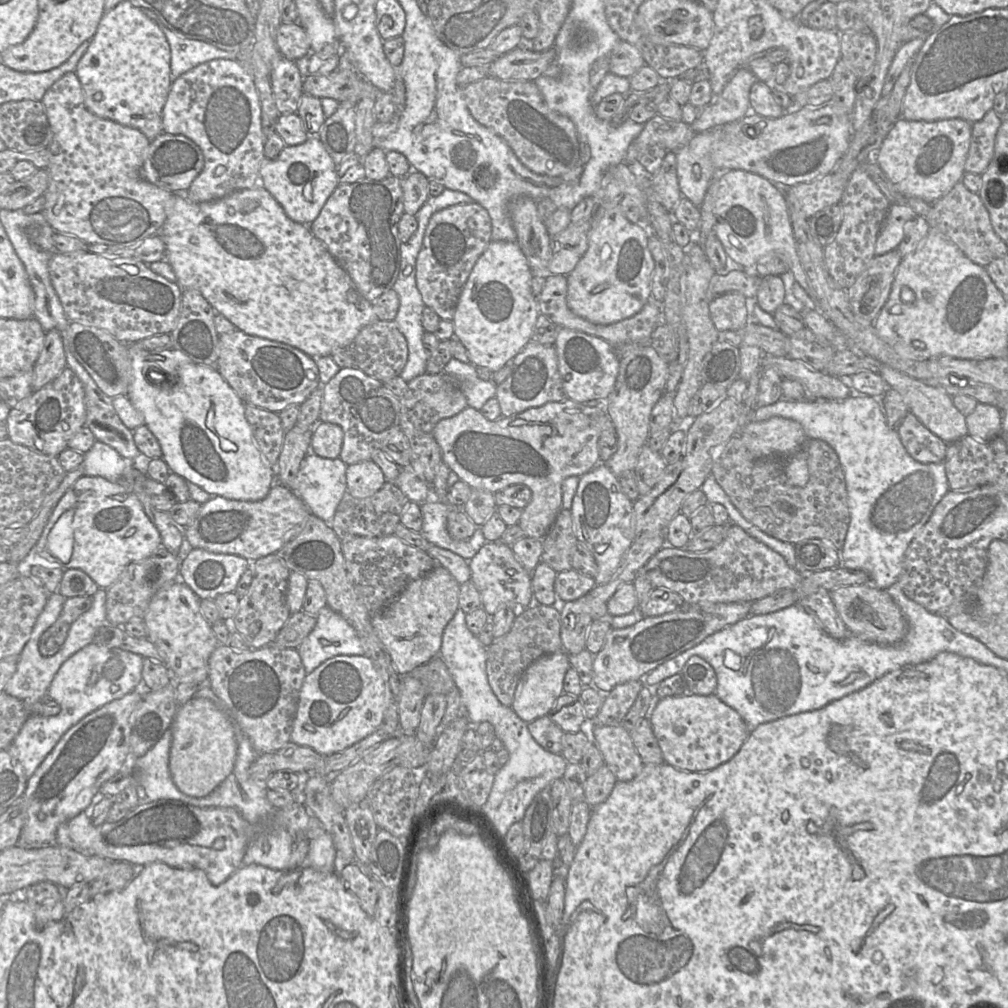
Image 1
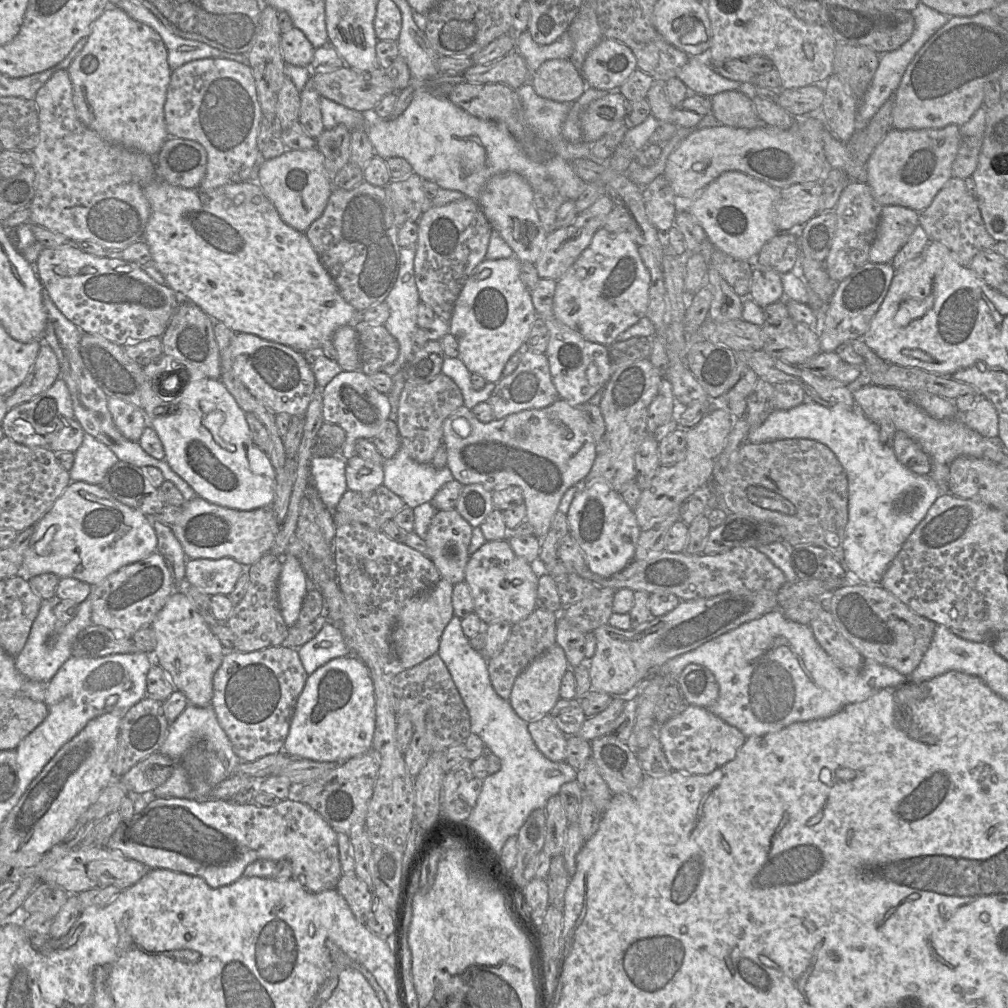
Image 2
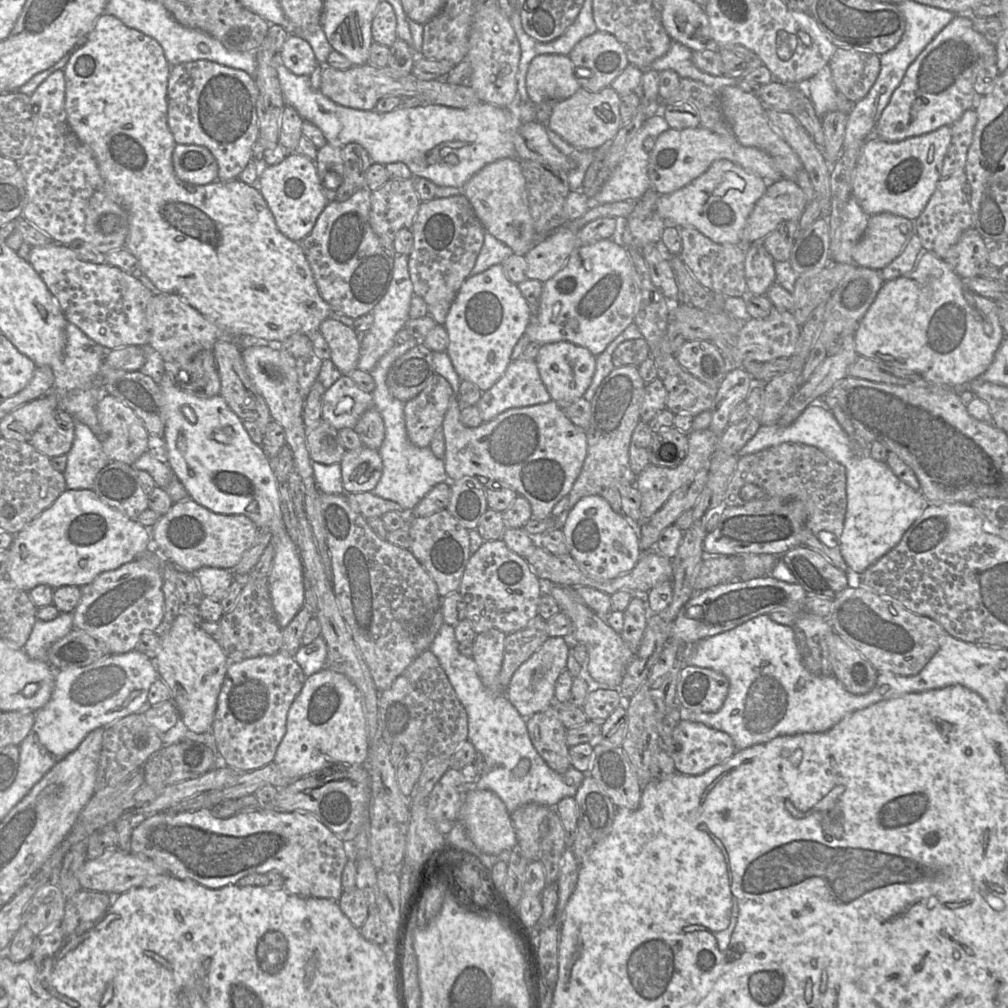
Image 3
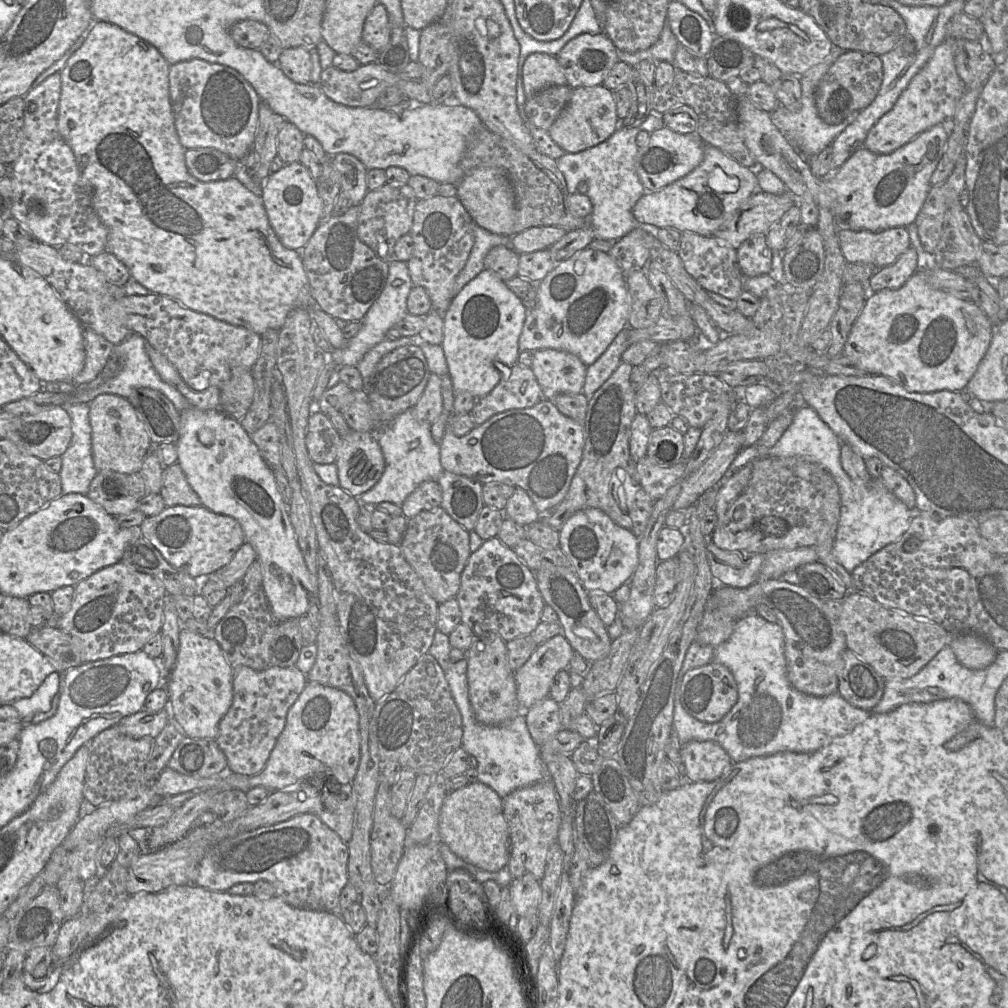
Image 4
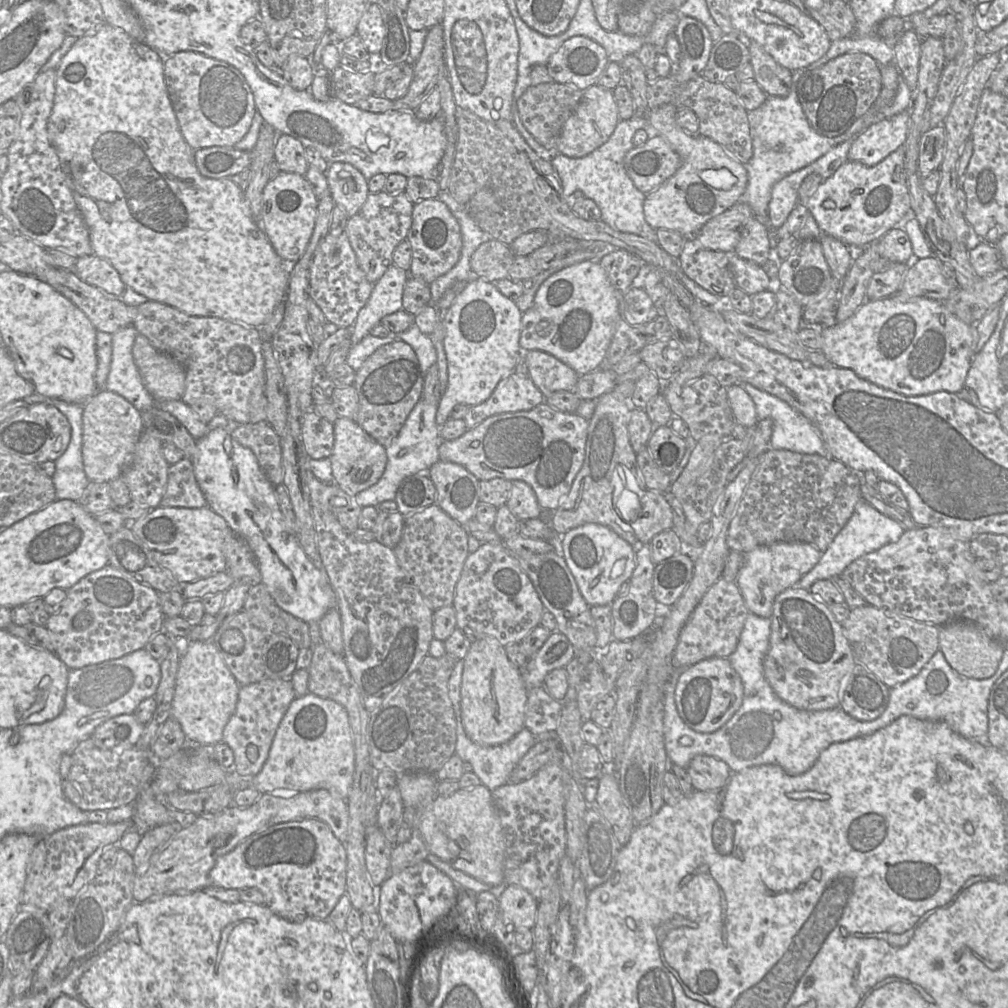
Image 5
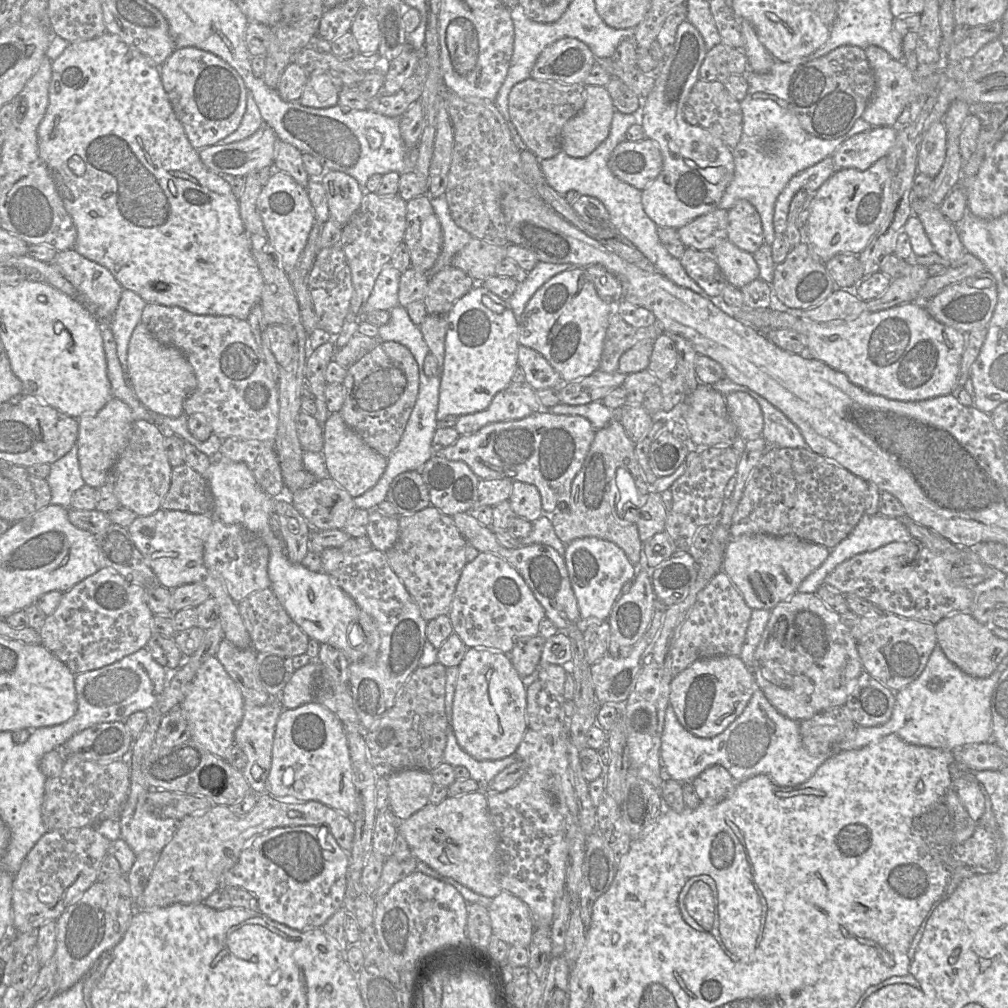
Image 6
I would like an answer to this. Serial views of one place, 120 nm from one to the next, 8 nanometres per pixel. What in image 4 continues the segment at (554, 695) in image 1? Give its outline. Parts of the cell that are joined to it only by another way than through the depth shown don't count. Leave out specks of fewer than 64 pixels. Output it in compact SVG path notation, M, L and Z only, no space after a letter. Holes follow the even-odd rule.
M563 634L556 635L537 646L530 658L515 672L517 700L522 710L528 710L540 700L550 697L555 675L568 669L574 649Z

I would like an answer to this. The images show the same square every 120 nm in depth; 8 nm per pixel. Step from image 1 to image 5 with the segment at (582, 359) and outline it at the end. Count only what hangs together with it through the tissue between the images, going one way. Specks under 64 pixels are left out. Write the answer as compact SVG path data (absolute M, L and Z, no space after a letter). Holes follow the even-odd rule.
M540 350L525 352L529 377L546 397L556 391L574 391L579 375L553 355Z

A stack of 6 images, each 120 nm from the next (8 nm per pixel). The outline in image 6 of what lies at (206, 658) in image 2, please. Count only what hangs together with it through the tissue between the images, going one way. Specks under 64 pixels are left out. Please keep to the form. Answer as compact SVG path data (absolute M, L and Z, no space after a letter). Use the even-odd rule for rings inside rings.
M216 656L210 657L198 669L181 703L187 714L190 739L228 761L228 749L235 744L234 733L242 721L244 705L241 692L221 662Z

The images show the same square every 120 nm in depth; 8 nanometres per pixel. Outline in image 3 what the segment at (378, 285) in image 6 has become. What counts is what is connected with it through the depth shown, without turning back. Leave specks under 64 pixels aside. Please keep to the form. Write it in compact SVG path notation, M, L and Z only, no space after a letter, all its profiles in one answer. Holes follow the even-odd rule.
M396 253L393 275L388 289L372 310L373 324L365 334L360 335L360 356L357 369L361 371L370 372L373 370L379 359L395 345L395 335L404 328L410 319L410 303L414 291L408 269L408 259L408 255Z

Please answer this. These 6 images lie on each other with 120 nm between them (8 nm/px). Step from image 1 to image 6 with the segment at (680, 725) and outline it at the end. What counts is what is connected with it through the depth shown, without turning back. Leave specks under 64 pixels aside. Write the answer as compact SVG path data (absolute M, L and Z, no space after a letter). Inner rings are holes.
M712 765L692 780L692 785L702 804L715 805L729 798L737 782L721 765Z

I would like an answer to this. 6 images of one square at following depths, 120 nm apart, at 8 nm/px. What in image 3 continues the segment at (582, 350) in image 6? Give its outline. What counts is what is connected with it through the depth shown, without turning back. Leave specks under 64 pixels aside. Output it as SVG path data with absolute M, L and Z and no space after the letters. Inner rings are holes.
M611 238L579 246L568 258L564 267L544 282L539 312L537 316L532 317L525 333L515 345L511 354L511 361L517 360L531 342L542 346L559 341L568 341L588 349L597 357L634 322L634 317L639 308L639 296L640 279L625 246L616 243Z

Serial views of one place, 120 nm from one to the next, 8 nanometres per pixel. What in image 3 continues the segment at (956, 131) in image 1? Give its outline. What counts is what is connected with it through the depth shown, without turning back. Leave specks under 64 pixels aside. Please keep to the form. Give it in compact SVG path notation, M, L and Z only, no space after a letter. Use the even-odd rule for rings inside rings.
M950 126L898 142L887 142L874 136L867 138L853 171L852 196L870 216L889 212L914 221L941 179L942 164L950 142Z

